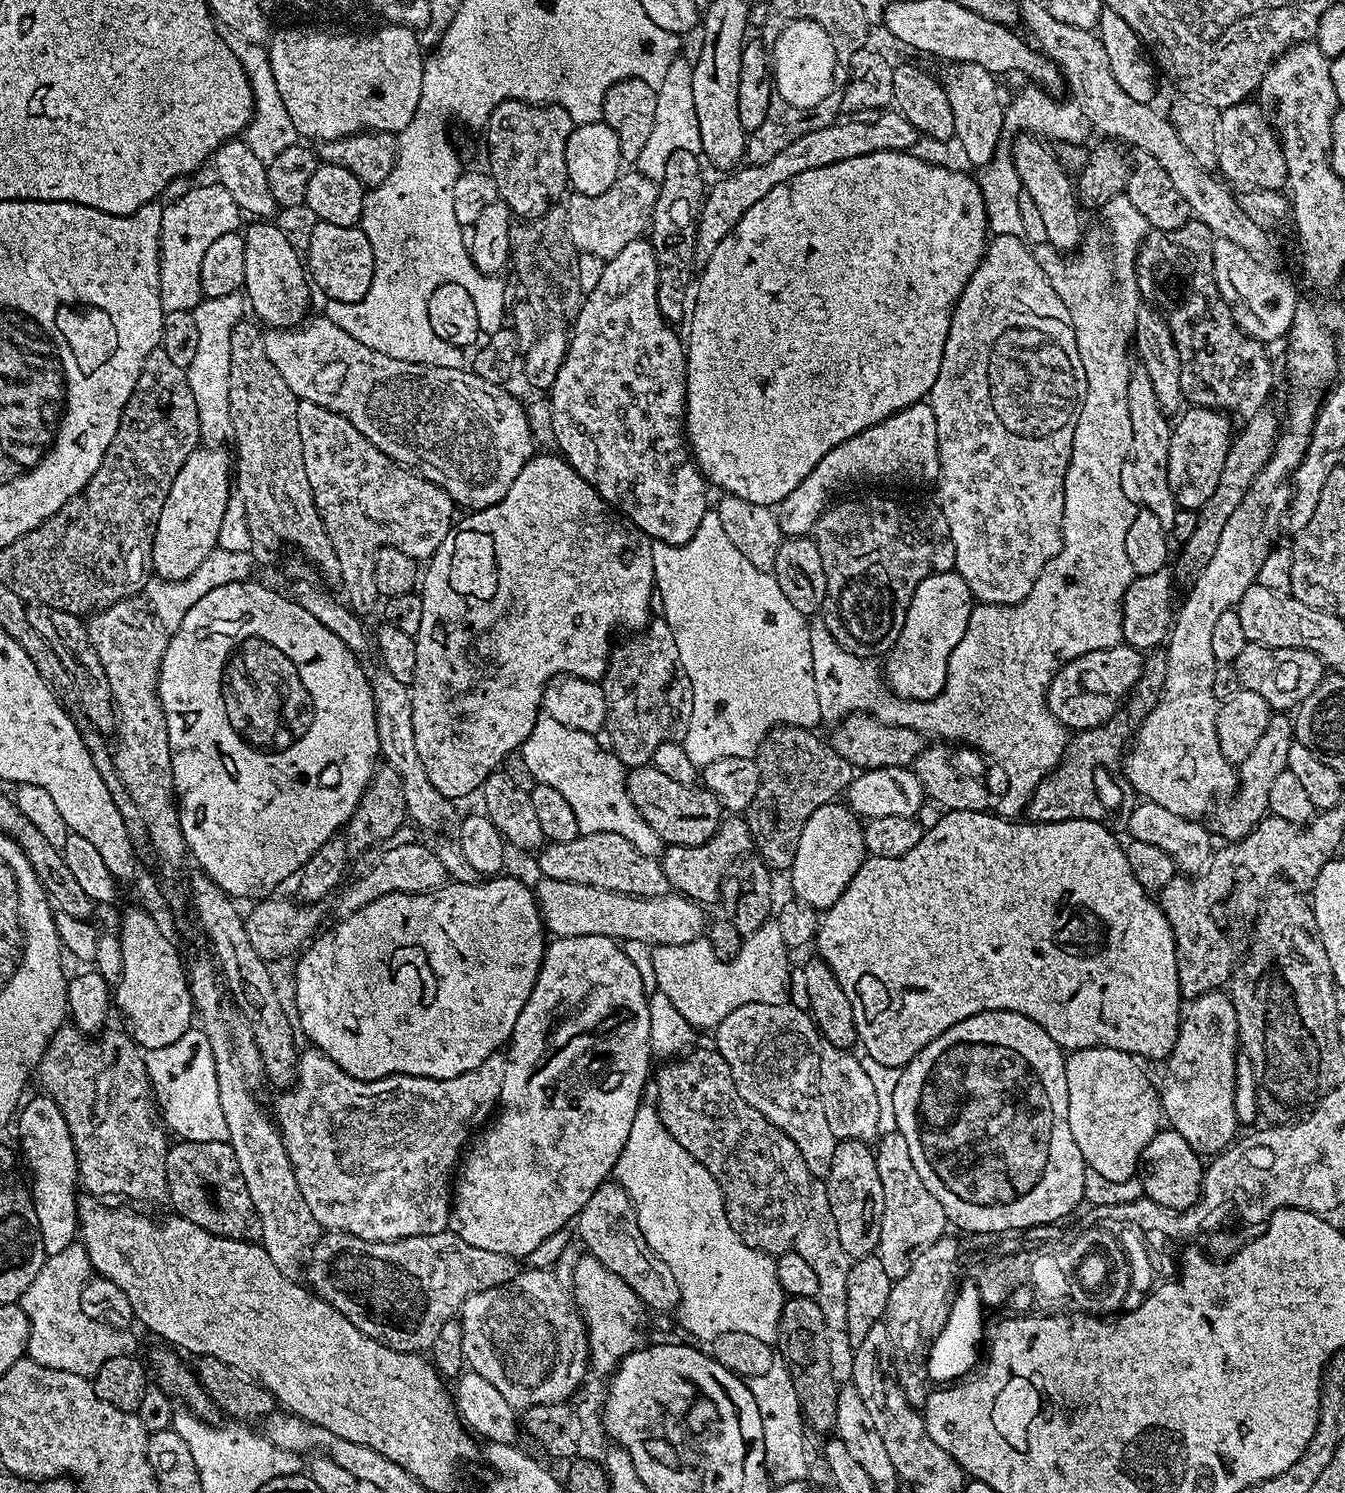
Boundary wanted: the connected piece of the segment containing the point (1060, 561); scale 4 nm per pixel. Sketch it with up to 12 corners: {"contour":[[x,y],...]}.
{"contour":[[1043,257],[1088,393],[1064,544],[1023,604],[977,603],[948,665],[1024,680],[1121,643],[1128,352],[1109,261]]}

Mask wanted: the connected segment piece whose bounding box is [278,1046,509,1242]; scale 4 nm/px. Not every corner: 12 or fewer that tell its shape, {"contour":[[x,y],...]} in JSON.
{"contour":[[299,1053],[278,1131],[321,1229],[391,1242],[449,1227],[468,1135],[507,1055],[389,1076],[385,1118],[314,1156],[304,1118],[348,1076]]}

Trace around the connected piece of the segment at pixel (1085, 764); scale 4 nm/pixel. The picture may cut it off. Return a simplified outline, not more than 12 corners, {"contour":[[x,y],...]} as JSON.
{"contour":[[1122,726],[1077,731],[1032,791],[1027,819],[1107,821]]}

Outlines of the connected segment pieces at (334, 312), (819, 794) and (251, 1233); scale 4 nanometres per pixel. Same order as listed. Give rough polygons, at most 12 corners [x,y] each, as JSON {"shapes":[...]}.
{"shapes":[[[376,268],[366,298],[326,316],[370,351],[459,368],[416,272]],[[784,726],[755,757],[754,844],[791,869],[803,827],[854,767]],[[180,1140],[164,1160],[175,1215],[261,1239],[228,1142]]]}

